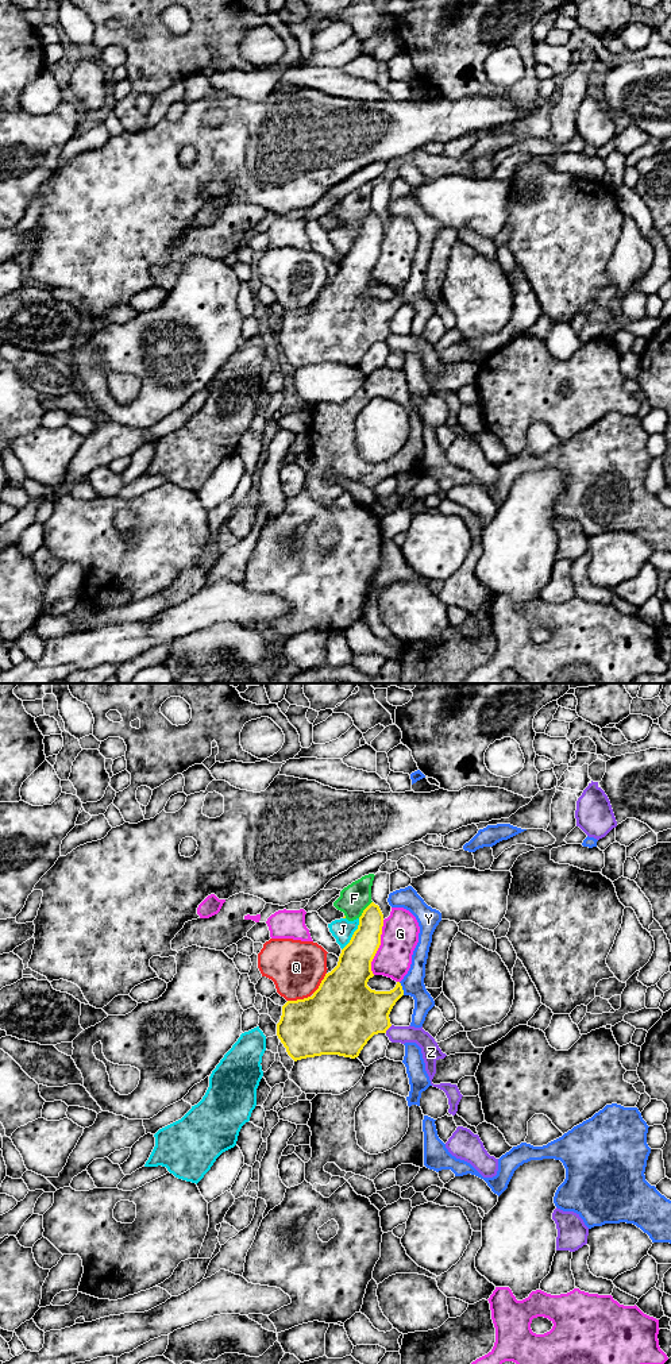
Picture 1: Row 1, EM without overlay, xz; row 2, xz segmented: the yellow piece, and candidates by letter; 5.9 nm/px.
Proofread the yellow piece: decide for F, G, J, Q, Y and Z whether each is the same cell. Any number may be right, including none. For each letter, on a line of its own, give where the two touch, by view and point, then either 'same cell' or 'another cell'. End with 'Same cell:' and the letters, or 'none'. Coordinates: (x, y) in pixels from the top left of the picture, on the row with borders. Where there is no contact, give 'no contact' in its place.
F: meets yellow in xz at (365, 909); another cell
G: meets yellow in xz at (378, 947); another cell
J: meets yellow in xz at (353, 935); another cell
Q: meets yellow in xz at (299, 1000); another cell
Y: meets yellow in xz at (401, 989); another cell
Z: meets yellow in xz at (388, 1028); another cell
Same cell: none

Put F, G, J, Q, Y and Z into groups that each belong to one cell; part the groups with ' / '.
F J / G / Q / Y / Z

